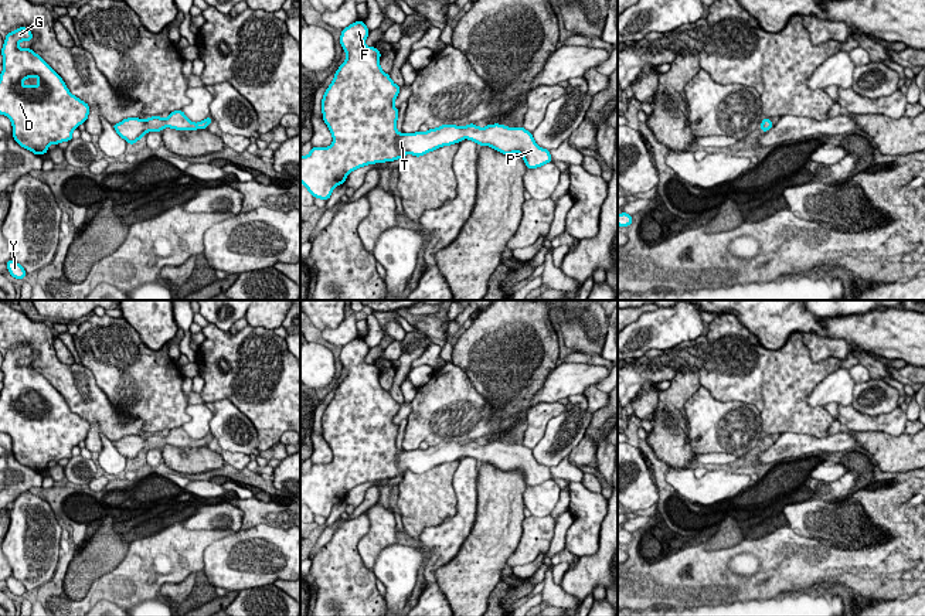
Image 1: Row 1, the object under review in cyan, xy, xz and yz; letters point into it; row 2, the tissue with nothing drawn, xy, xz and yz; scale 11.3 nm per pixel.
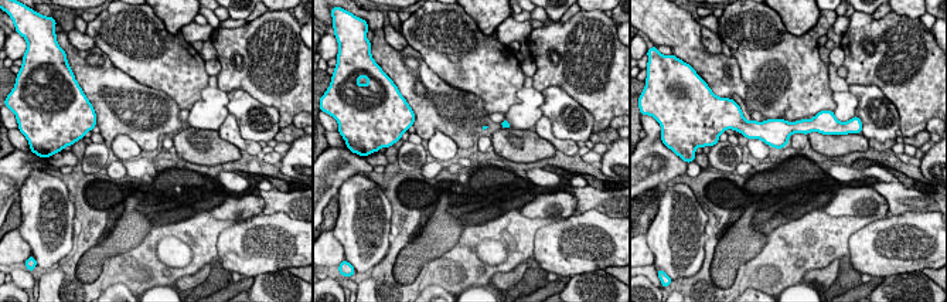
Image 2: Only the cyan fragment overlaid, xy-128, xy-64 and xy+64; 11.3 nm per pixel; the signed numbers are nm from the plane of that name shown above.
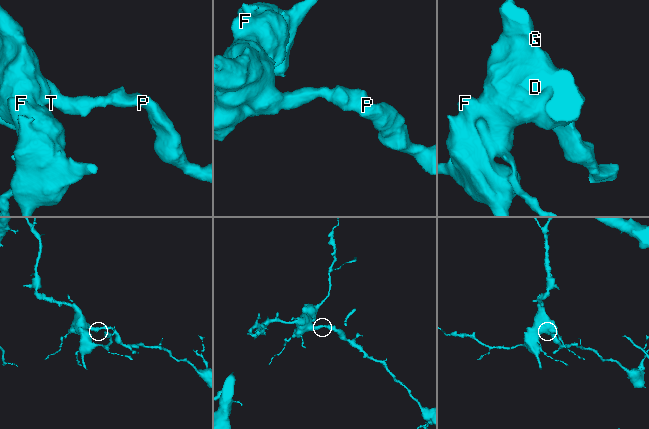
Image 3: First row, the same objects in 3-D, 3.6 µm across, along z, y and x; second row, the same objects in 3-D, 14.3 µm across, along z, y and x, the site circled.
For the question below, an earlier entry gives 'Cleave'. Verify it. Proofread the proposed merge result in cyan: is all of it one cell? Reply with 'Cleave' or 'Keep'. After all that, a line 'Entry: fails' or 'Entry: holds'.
Keep
Entry: fails

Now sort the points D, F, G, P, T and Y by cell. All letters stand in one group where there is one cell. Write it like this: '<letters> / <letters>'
D F G P T Y

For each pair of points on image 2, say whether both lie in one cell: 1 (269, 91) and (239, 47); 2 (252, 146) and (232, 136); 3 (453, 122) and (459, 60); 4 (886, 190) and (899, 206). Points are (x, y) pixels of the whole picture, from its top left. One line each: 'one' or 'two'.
1: one
2: one
3: two
4: one

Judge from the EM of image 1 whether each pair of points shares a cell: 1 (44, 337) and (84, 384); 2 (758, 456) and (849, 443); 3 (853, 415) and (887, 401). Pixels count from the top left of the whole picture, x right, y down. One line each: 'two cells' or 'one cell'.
1: one cell
2: one cell
3: two cells

